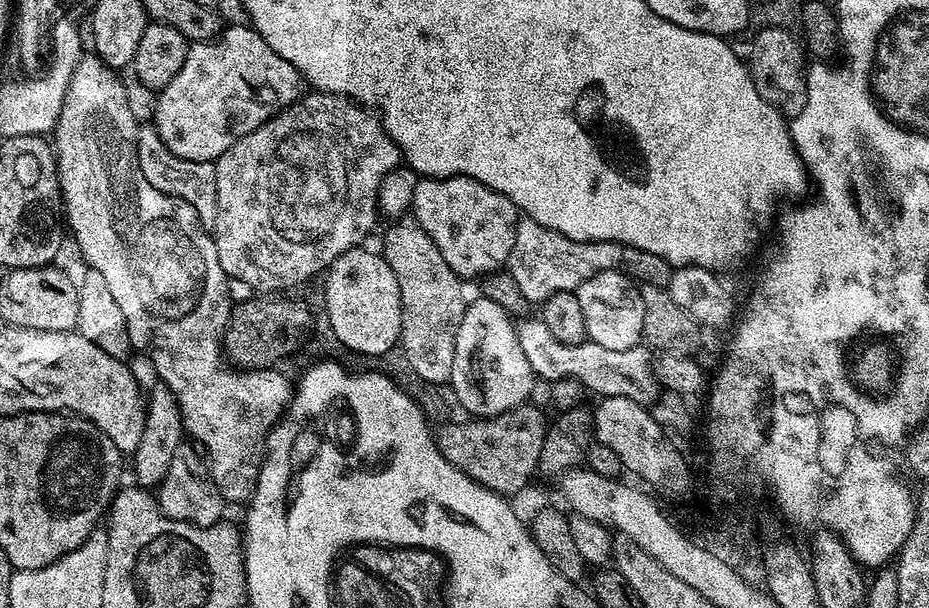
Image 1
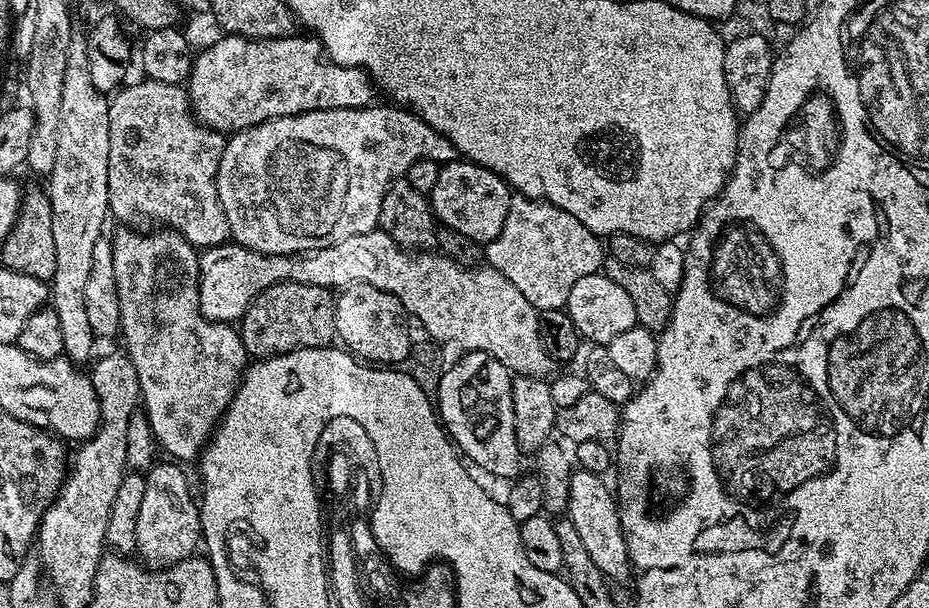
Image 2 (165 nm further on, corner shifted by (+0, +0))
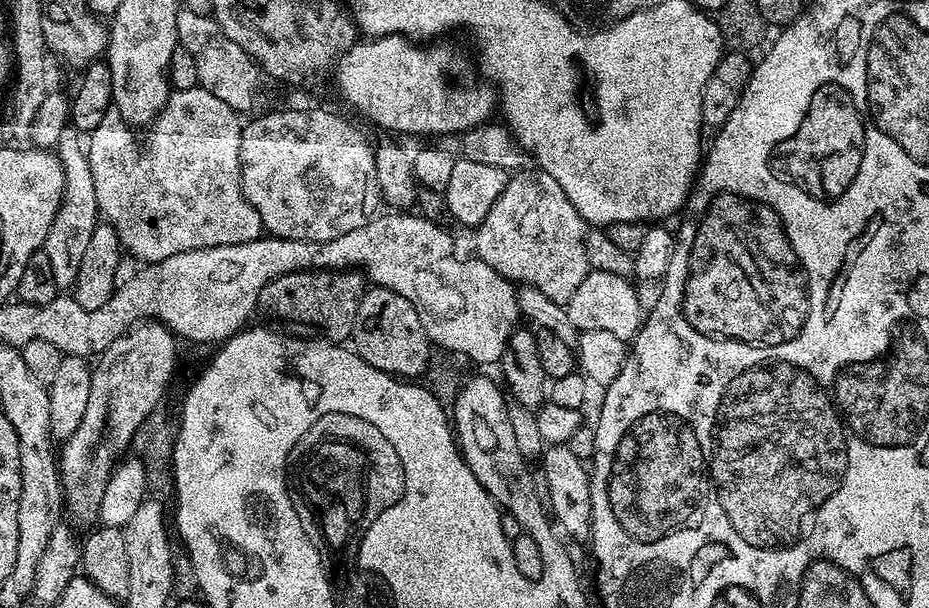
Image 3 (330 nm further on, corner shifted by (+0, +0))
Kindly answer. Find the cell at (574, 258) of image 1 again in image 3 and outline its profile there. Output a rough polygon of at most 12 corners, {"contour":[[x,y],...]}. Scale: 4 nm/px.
{"contour":[[517,171],[475,255],[567,305],[590,228],[562,186]]}

